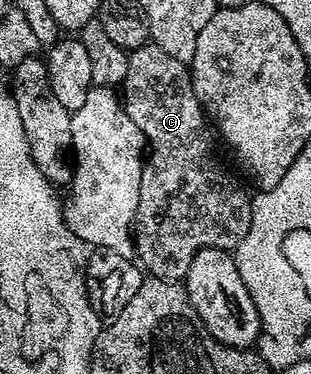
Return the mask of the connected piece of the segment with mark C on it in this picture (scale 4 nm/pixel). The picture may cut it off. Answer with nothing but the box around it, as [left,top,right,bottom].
[120,42,254,281]

